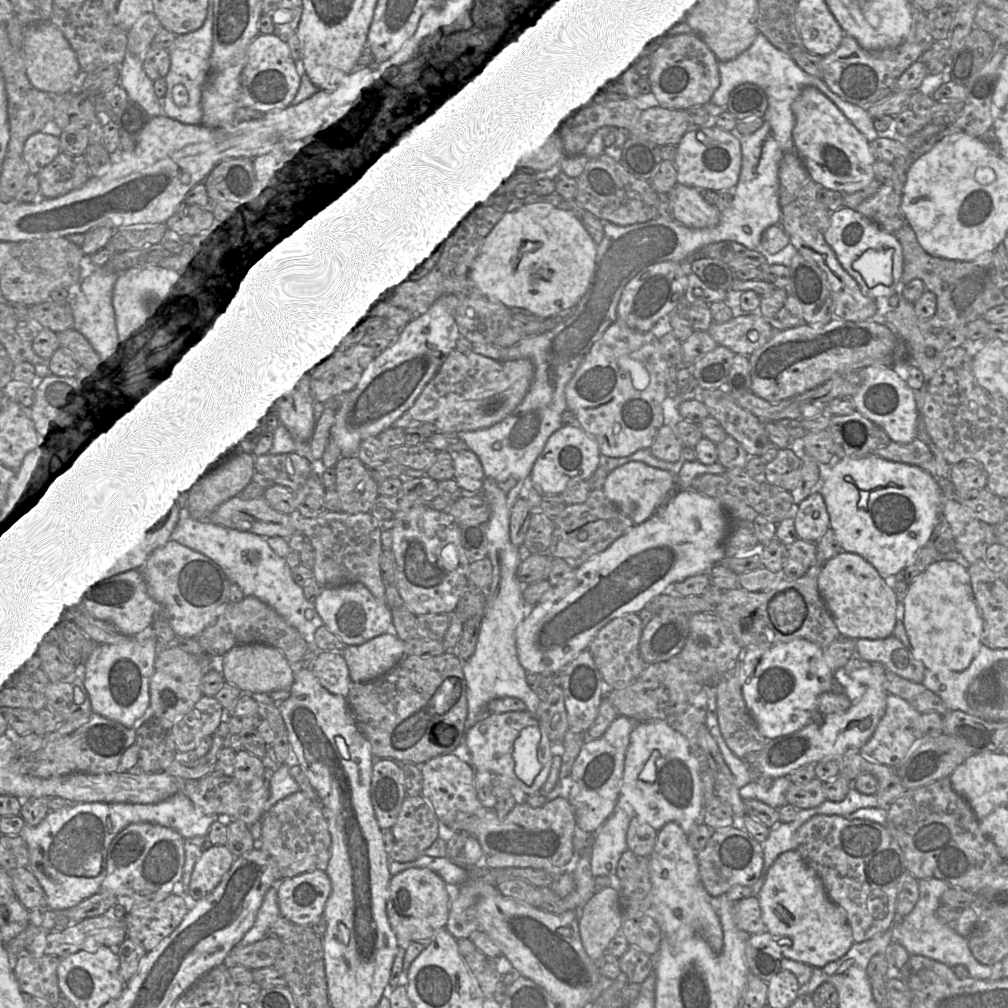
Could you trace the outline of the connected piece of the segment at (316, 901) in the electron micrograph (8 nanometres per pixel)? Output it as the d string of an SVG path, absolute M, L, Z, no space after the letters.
M314 870L277 884L281 916L299 926L310 926L324 916L332 886L325 871Z

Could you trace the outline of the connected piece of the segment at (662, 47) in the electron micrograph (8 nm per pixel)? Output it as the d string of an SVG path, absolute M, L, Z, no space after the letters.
M662 35L650 47L648 58L651 64L648 74L651 91L663 108L685 110L701 107L711 101L713 93L720 85L718 60L698 35Z

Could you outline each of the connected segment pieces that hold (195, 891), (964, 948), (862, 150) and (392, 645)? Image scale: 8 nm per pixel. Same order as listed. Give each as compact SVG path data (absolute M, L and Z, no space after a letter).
M211 845L204 850L190 878L189 895L193 900L197 902L207 897L220 883L234 860L235 857L226 845Z
M928 878L919 879L919 898L913 910L901 919L897 931L897 941L909 952L910 955L925 956L946 964L949 967L956 965L965 966L971 978L987 980L990 979L992 969L990 966L980 963L972 954L968 938L958 934L951 926L943 923L937 917L937 909L942 905L942 894L951 885L941 879Z
M804 88L792 104L792 111L795 116L794 149L815 182L827 189L851 194L864 189L875 179L876 158L870 142L820 90Z
M391 633L376 636L359 645L345 645L341 651L352 682L374 680L398 664L404 657L404 641Z

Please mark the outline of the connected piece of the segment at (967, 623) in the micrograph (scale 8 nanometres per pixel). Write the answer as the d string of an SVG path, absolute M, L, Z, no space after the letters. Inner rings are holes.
M934 561L909 584L903 604L903 624L913 648L912 653L923 662L926 669L962 672L970 666L982 645L982 618L972 590L968 568L956 561Z

